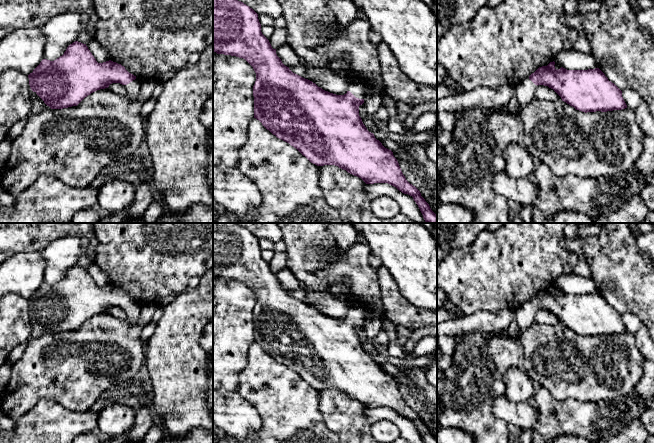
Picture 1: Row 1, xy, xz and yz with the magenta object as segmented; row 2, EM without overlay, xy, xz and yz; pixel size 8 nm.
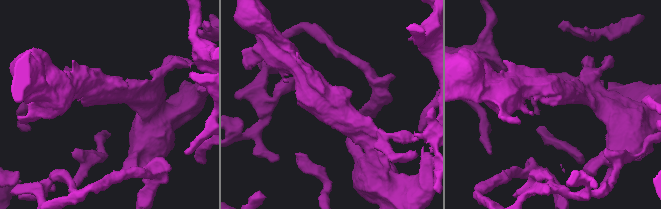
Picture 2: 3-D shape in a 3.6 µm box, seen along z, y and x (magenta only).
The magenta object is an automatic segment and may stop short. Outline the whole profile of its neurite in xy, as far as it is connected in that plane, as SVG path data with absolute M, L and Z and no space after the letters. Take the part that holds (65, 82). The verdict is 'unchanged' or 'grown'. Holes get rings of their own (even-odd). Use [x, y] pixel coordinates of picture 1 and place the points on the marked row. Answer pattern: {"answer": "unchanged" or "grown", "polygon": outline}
{"answer": "grown", "polygon": "M75 41L54 61L43 59L28 75L29 85L51 109L77 106L91 93L112 83L125 86L127 97L136 100L142 80L111 60L98 63L86 44Z"}

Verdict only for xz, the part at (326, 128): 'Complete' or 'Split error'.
Split error

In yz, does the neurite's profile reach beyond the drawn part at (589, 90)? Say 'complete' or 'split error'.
split error

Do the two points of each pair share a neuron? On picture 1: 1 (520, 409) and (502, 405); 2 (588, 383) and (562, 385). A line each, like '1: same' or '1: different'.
1: same
2: same

